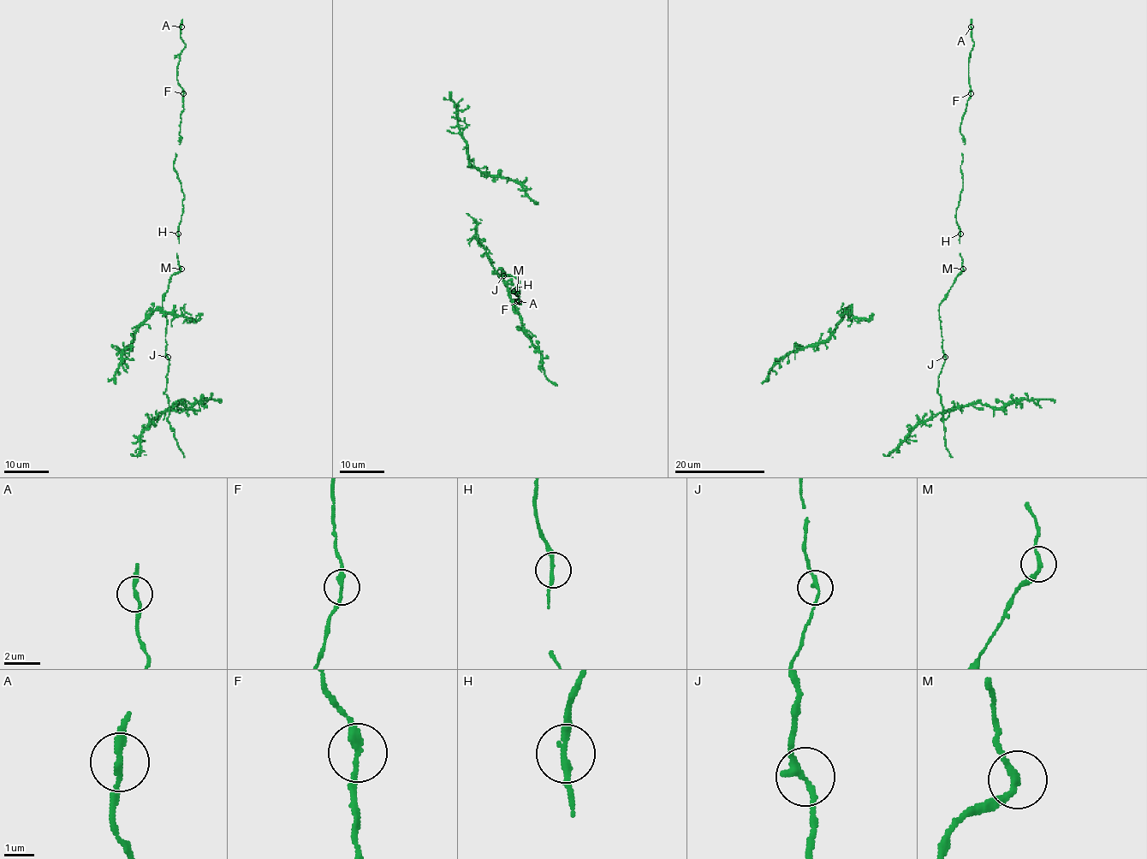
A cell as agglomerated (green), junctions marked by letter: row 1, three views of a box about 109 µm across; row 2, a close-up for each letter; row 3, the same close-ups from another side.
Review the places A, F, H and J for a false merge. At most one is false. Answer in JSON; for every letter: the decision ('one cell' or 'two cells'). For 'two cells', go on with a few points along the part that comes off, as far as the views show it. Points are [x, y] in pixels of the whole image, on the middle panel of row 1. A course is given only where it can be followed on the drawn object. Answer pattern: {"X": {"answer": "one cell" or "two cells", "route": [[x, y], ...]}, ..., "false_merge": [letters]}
{"A": {"answer": "one cell"}, "F": {"answer": "one cell"}, "H": {"answer": "one cell"}, "J": {"answer": "one cell"}, "false_merge": []}

